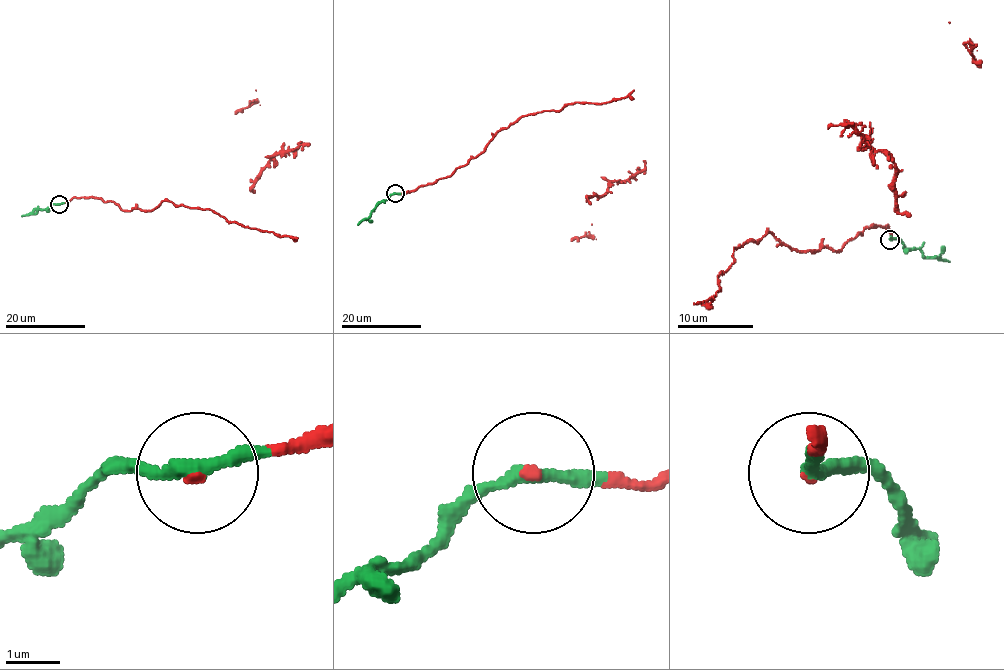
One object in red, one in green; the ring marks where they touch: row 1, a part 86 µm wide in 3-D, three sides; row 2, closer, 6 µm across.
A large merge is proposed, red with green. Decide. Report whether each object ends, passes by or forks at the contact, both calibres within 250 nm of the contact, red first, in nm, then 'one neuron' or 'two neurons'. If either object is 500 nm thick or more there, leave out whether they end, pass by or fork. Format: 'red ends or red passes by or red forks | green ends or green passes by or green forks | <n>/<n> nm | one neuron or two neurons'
red ends | green passes by | 70/240 nm | one neuron

